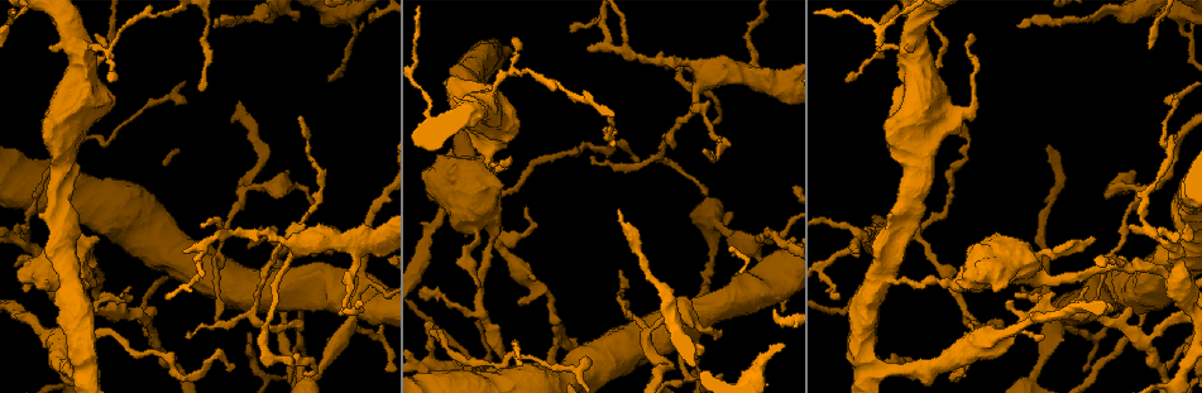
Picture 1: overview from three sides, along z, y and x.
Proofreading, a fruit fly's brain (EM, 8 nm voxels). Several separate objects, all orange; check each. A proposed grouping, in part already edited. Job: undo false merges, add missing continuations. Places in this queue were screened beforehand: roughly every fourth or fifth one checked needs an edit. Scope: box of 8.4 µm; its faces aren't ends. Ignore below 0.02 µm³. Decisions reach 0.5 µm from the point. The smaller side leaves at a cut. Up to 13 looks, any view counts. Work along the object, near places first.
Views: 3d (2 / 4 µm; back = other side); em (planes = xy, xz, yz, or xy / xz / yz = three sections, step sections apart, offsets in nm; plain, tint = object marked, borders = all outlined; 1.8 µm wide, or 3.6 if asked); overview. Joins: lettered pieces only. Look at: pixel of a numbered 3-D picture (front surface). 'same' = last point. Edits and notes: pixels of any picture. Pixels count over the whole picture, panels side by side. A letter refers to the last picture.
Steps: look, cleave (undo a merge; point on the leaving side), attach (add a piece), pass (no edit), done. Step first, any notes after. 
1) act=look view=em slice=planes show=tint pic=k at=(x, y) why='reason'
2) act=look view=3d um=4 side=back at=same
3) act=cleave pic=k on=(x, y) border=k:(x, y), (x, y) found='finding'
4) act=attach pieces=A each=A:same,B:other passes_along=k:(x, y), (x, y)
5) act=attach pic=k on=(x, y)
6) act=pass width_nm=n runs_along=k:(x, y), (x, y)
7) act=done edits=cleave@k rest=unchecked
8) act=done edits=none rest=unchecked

act=look view=em slice=planes show=borders pic=1 at=(1003, 336) why='four-way junction'

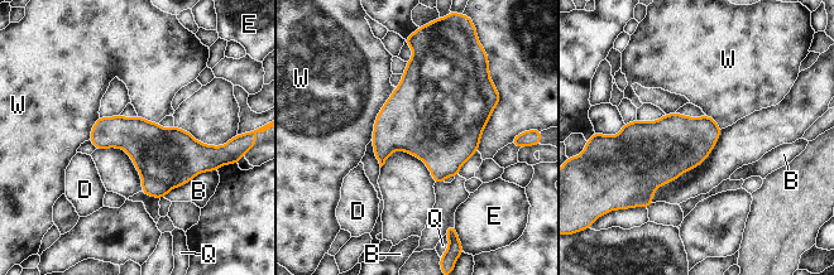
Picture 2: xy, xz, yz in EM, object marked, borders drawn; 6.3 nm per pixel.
act=pass width_nm=300 each=B:other,D:other,E:other,Q:other,W:other border=2:(396, 87), (375, 120), (372, 138) found='all the same neuron'

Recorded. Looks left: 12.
act=look view=3d um=4 pic=1 at=(70, 279) why='three-way junction'

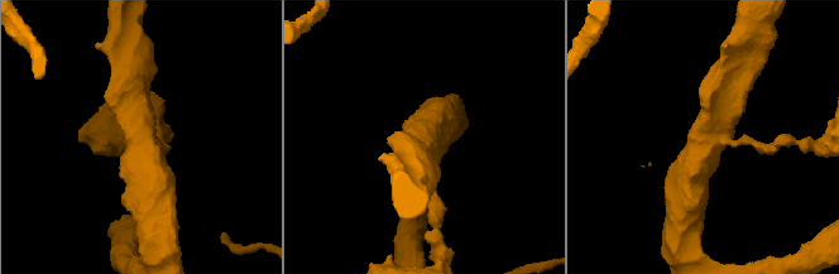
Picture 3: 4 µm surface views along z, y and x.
act=look view=em um=3.6 slice=xz step=4 show=borders pic=3 at=(141, 138)

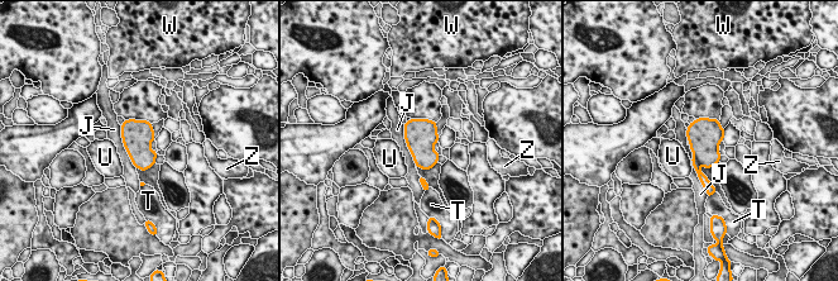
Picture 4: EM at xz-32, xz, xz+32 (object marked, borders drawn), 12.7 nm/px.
act=cleave pic=4 on=(704, 142) width_nm=380 each=J:other,T:other,U:other,W:other,Z:other border=4:(694, 156), (700, 163) found='two neurons meet here'

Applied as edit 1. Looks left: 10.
act=look view=overview

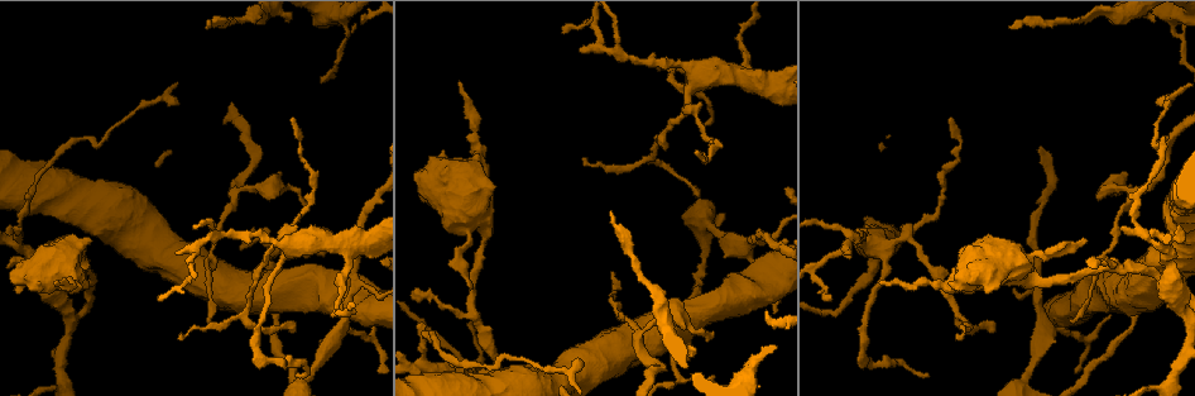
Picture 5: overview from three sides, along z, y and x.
act=look view=3d um=4 pic=5 at=(260, 361) why='abrupt turn'

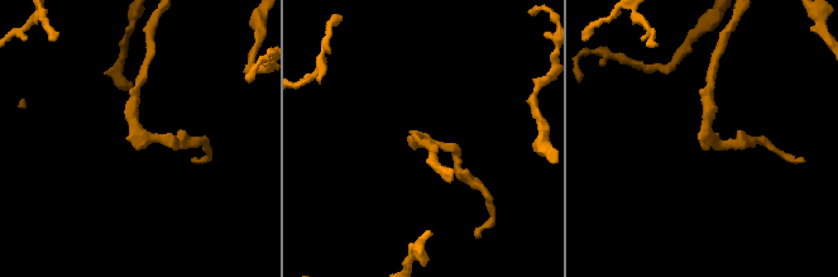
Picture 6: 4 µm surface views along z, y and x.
act=look view=em slice=yz step=4 show=tint pic=6 at=(143, 136) why='now the EM'

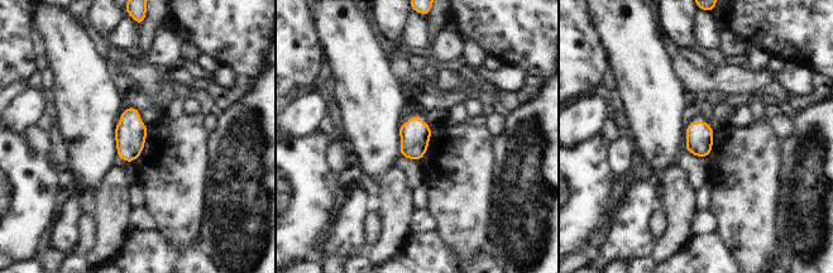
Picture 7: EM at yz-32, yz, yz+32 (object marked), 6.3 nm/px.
act=look view=em slice=xz step=8 show=borders at=same why='cut it another way'

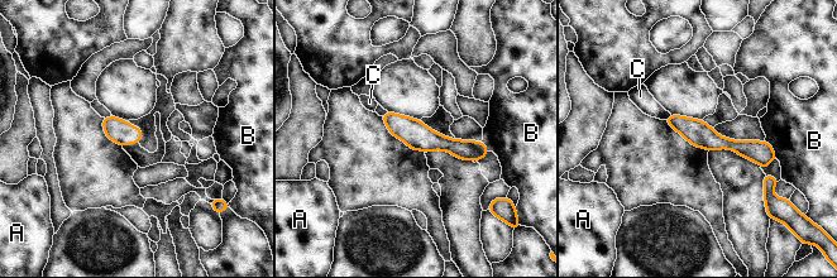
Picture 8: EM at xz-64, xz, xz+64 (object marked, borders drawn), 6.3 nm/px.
act=pass longest_contact=B:150nm each=A:other,B:other,C:other runs_along=8:(670, 120), (712, 142), (771, 156) found='continuous, no second neuron'

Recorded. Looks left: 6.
act=look view=3d um=4 pic=5 at=(742, 36)

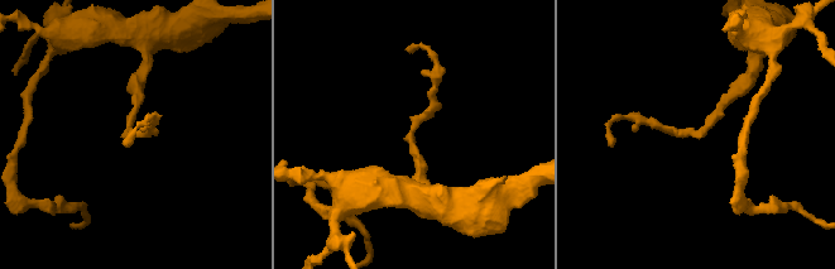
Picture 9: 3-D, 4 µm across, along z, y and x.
act=look view=em slice=yz step=4 show=tint pic=9 at=(695, 135)

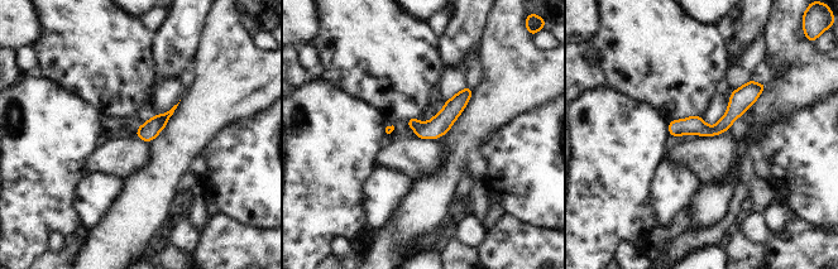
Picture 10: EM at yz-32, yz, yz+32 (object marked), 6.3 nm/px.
act=look view=em slice=planes show=borders at=same why='cut it another way'

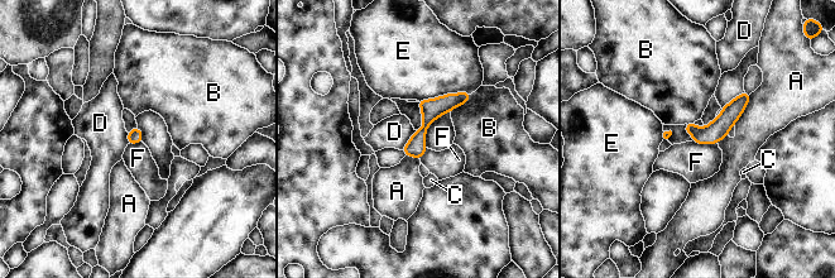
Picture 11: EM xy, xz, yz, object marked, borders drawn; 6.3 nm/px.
act=pass each=A:other,B:other,C:other,D:other,E:other,F:other border=11:(416, 130), (401, 149) found='continuous, no second neuron'

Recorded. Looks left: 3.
act=look view=em slice=planes show=tint pic=5 at=(1162, 246) why='abrupt turn'

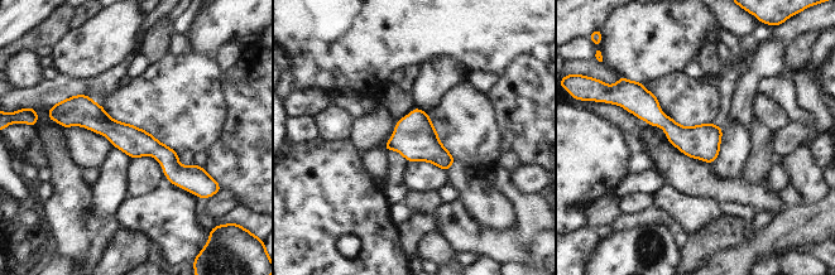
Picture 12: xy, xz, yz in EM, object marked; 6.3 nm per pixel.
act=look view=em slice=planes show=borders at=same why='what lies round it'

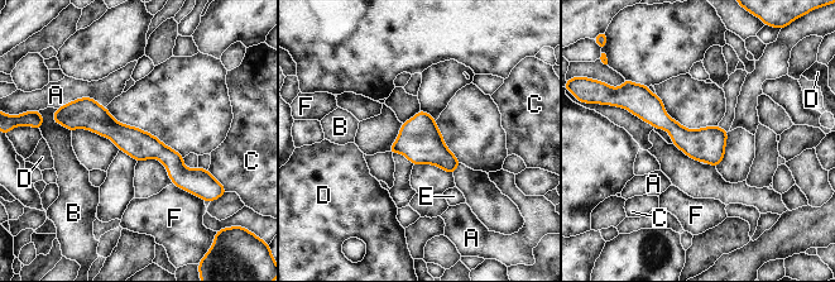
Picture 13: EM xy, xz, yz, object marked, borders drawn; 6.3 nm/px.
act=pass longest_contact=A:320nm each=A:other,B:other,C:other,D:other,E:other,F:other border=13:(105, 106), (78, 98), (57, 109) found='one neuron here'

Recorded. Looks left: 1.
act=done edits=cleave@4 rest=unchecked

